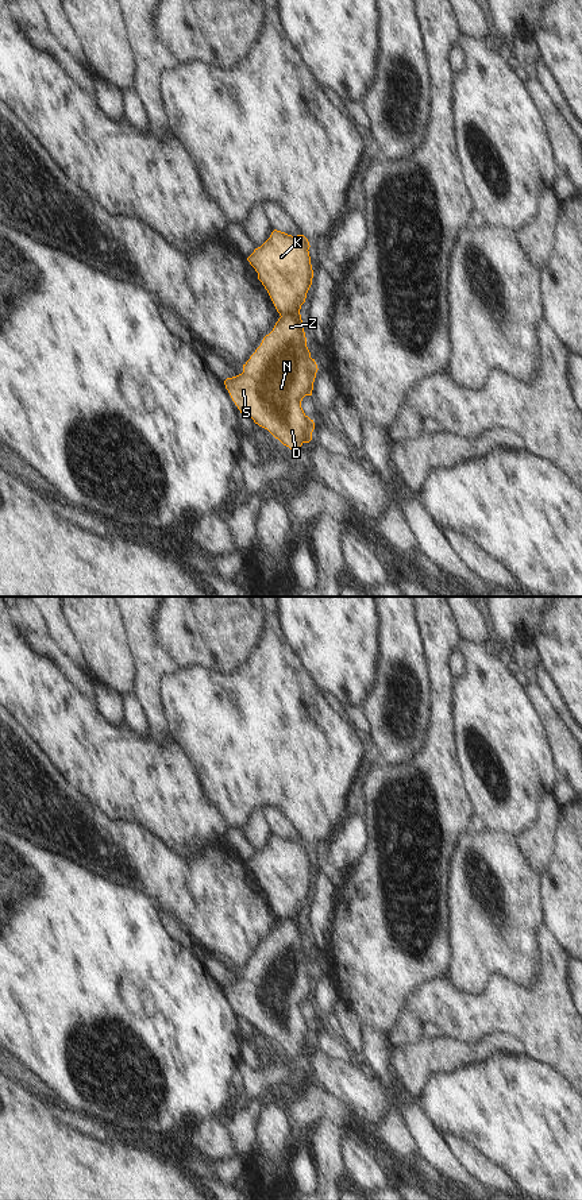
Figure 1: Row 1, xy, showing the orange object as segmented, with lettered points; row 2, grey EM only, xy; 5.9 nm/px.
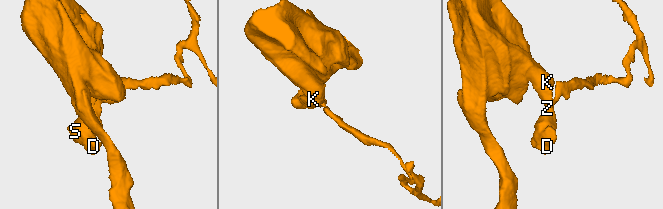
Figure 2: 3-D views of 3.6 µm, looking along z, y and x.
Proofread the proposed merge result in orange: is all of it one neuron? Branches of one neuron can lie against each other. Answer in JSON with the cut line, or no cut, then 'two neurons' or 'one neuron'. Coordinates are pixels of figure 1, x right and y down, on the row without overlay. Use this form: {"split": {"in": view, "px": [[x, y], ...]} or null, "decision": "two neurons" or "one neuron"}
{"split": {"in": "xy", "px": [[299, 914], [292, 919], [281, 921]]}, "decision": "two neurons"}

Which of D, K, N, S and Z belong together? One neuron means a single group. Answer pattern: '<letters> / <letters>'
D N S Z / K

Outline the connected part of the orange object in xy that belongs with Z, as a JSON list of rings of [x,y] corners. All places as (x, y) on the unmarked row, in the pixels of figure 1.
[[[300,915],[293,921],[281,921],[273,935],[243,969],[243,977],[224,985],[232,1006],[242,1019],[267,1034],[292,1056],[312,1045],[315,1027],[301,1012],[305,1000],[312,1000],[317,969],[311,962]]]

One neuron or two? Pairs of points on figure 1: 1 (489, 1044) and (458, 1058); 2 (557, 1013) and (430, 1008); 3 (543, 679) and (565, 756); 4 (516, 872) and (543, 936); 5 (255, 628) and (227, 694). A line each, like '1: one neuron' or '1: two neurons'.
1: one neuron
2: one neuron
3: two neurons
4: two neurons
5: two neurons

